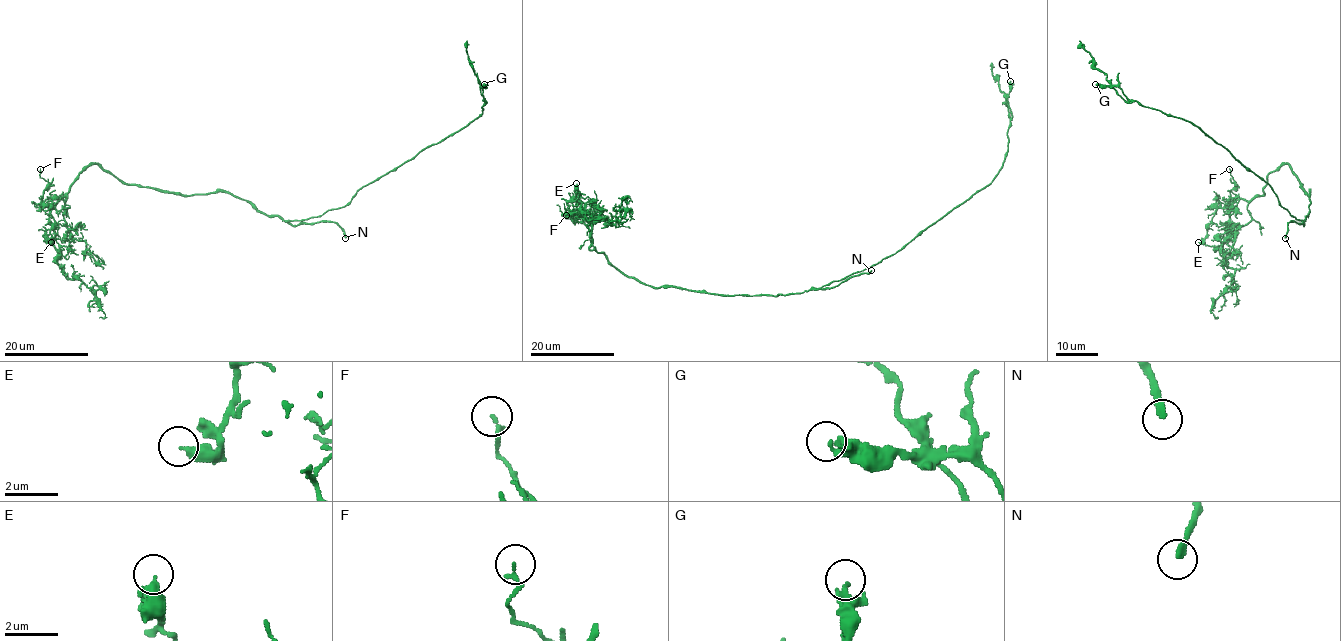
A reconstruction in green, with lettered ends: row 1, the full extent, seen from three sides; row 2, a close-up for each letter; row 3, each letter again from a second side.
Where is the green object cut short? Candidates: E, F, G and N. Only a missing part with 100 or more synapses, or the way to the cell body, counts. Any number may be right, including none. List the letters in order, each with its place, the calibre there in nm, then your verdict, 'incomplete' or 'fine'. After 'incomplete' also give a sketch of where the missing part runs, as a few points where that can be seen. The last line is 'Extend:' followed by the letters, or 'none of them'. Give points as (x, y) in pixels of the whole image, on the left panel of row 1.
E: (51, 242) | 400 nm | fine
F: (40, 169) | 140 nm | fine
G: (484, 84) | 280 nm | fine
N: (345, 238) | 200 nm | incomplete | (345, 238), (363, 259), (367, 256)
Extend: N

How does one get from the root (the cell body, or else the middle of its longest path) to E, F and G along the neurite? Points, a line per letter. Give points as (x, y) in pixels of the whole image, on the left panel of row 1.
E: (255, 207), (224, 192), (180, 195), (125, 184), (90, 164), (65, 199), (51, 208), (51, 242)
F: (255, 207), (224, 192), (180, 195), (125, 184), (90, 164), (65, 199), (45, 210), (48, 182), (40, 169)
G: (255, 207), (258, 211), (290, 221), (319, 217), (343, 207), (364, 186), (475, 119), (482, 112), (484, 84)

